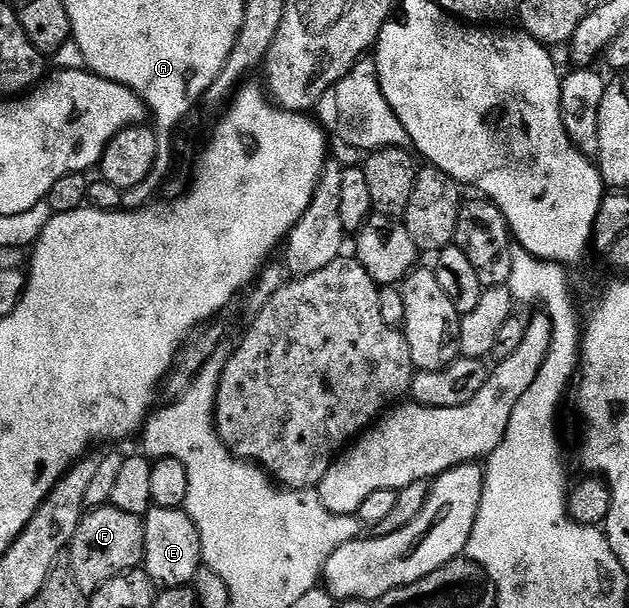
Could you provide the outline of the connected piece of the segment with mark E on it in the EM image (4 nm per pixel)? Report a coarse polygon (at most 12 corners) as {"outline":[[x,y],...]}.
{"outline":[[151,506],[144,570],[155,588],[191,586],[204,566],[185,509]]}

